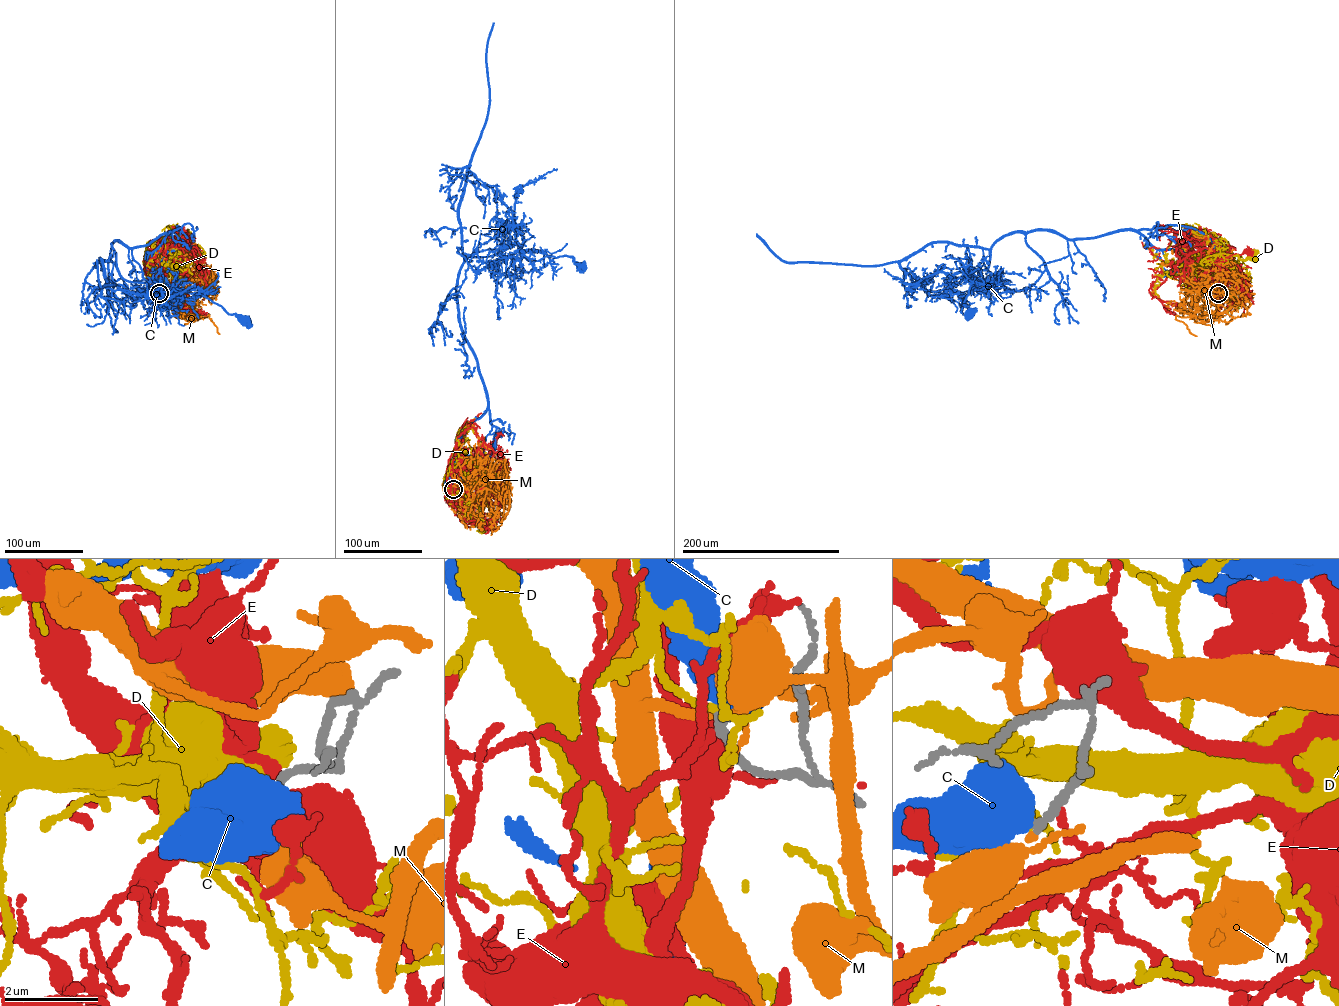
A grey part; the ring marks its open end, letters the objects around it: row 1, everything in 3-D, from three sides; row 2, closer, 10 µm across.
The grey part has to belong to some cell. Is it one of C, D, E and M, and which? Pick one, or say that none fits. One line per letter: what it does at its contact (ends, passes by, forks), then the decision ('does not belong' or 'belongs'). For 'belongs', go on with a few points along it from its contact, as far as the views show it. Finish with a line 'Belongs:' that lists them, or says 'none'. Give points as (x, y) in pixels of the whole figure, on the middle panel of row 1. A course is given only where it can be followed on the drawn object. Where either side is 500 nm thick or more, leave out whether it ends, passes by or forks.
C: does not belong
D: it ends; does not belong
E: it ends; belongs; course (452, 489), (449, 493), (450, 479), (458, 468), (465, 466), (496, 485), (501, 507), (481, 525)
M: it passes by; does not belong
Belongs: E

